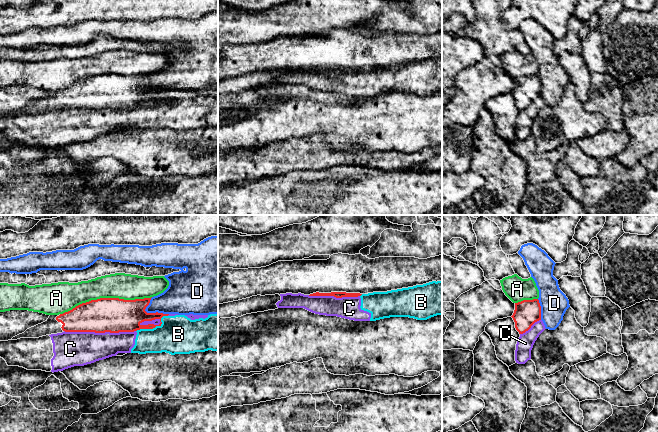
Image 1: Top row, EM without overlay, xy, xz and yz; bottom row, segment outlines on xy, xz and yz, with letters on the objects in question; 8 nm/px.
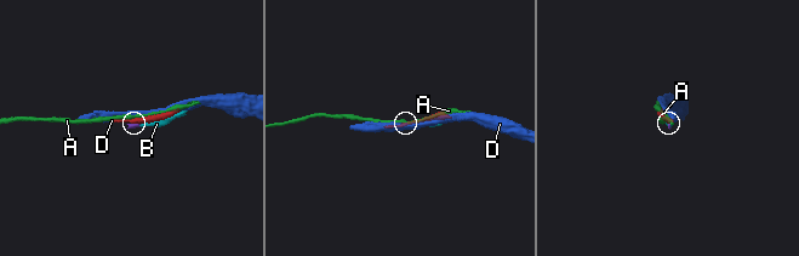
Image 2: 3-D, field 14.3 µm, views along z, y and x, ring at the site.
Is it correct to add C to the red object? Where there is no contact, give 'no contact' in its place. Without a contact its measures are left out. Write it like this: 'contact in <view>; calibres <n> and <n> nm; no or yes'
contact in xy; calibres 280 and 280 nm; no

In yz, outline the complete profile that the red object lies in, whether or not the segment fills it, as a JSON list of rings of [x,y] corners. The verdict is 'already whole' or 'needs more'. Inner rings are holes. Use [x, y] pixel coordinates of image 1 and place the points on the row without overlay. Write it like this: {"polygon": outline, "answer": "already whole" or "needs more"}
{"polygon": [[[538,75],[523,76],[515,79],[515,86],[511,92],[519,110],[528,107],[531,102],[541,96],[541,82]]], "answer": "already whole"}

